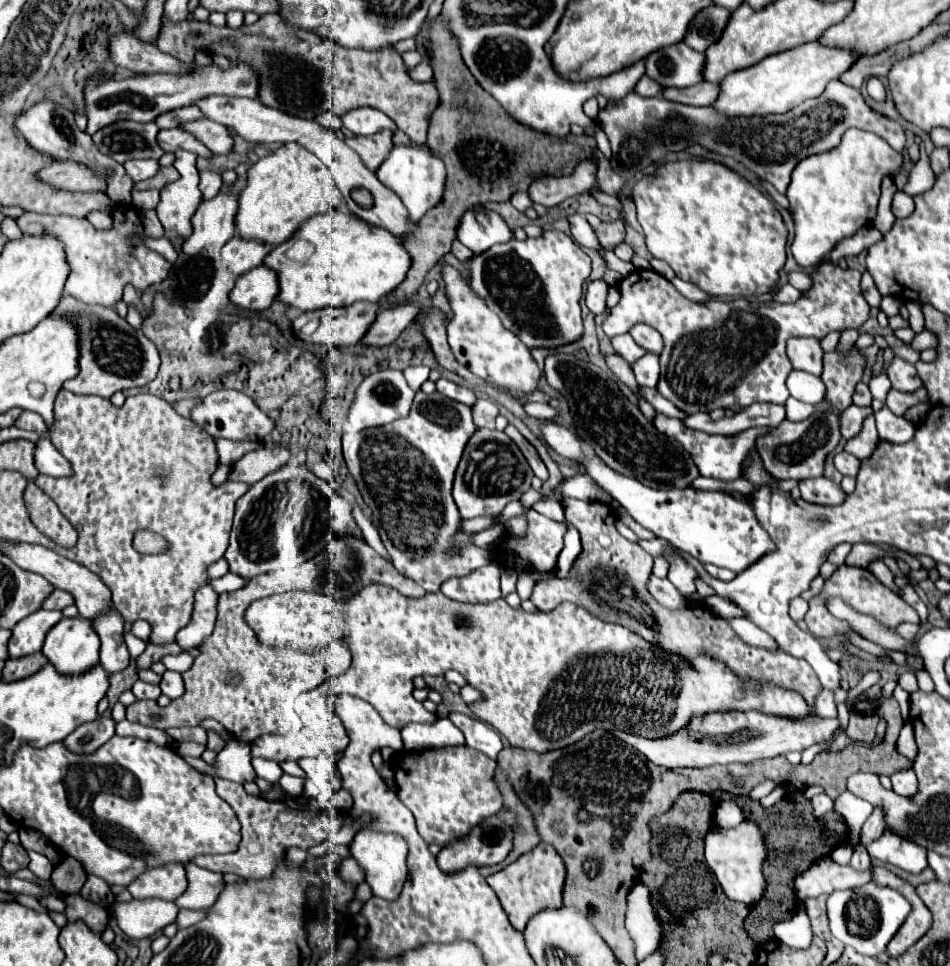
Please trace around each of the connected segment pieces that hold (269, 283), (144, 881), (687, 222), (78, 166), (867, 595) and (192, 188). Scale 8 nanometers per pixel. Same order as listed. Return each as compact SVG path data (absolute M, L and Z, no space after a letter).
M258 265L238 277L236 287L230 293L230 299L232 299L232 303L236 303L244 309L262 311L272 305L276 295L278 295L276 271L266 265Z
M168 863L154 869L144 871L138 875L130 885L128 891L134 899L148 899L158 897L166 901L174 901L178 895L182 895L188 887L184 865L180 863Z
M688 159L688 161L666 163L666 165L658 167L652 175L646 175L644 179L636 181L632 185L632 197L634 197L636 209L638 209L638 221L640 221L642 229L644 229L644 233L646 233L648 251L656 259L666 261L674 269L676 277L680 277L682 281L694 283L696 287L700 287L702 291L706 291L712 297L756 297L756 295L768 293L776 285L776 281L780 277L780 269L786 263L786 237L788 237L786 225L784 225L780 213L774 209L772 201L758 187L748 185L748 181L742 179L738 173L734 173L730 167L720 165L720 163L712 163L712 161L702 161L702 159Z
M56 161L38 175L50 185L58 185L70 191L106 191L106 177L94 173L90 167L78 161Z
M842 565L838 569L838 573L834 573L834 577L830 577L830 579L824 581L824 589L822 591L826 593L826 597L838 595L846 603L850 603L854 609L858 609L862 613L870 613L872 617L878 617L878 621L882 621L882 625L898 627L900 623L920 623L918 613L910 605L906 605L892 589L884 587L868 569Z
M178 151L174 167L178 169L180 179L162 189L156 215L164 229L174 229L180 237L188 237L192 233L190 217L202 201L202 193L198 189L200 175L196 169L196 155Z

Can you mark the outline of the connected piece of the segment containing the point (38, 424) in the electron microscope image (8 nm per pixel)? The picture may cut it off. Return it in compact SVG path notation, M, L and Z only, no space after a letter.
M24 411L16 421L14 421L14 427L18 429L26 429L26 431L36 431L40 435L46 433L46 423L42 417L38 417L38 413L30 413L30 411Z

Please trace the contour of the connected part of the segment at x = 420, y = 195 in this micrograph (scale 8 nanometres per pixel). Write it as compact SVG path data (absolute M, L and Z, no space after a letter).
M394 145L388 159L376 171L378 179L384 185L390 185L406 201L410 209L410 217L418 221L432 205L438 205L444 197L444 183L446 183L446 169L440 157L432 155L428 145Z

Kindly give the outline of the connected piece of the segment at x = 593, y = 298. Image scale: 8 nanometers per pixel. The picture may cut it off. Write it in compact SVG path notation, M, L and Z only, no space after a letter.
M592 281L588 285L588 293L586 293L586 307L590 309L590 313L594 315L602 315L604 313L604 305L606 305L606 295L608 295L608 285L604 281Z

